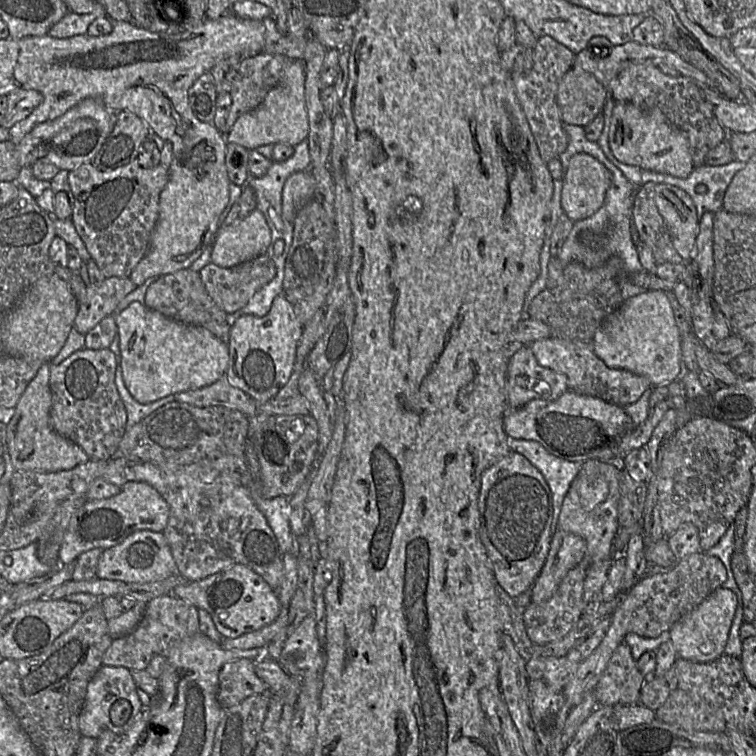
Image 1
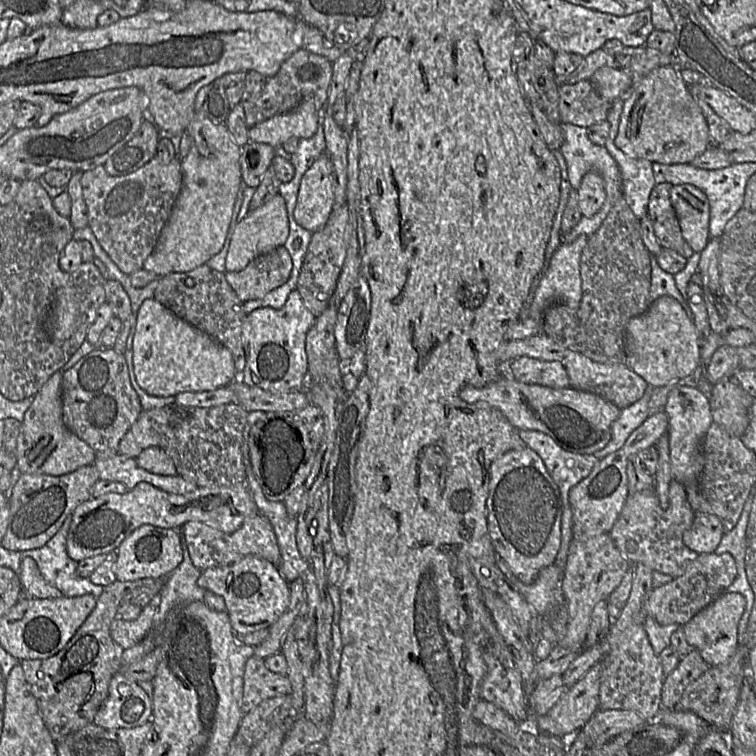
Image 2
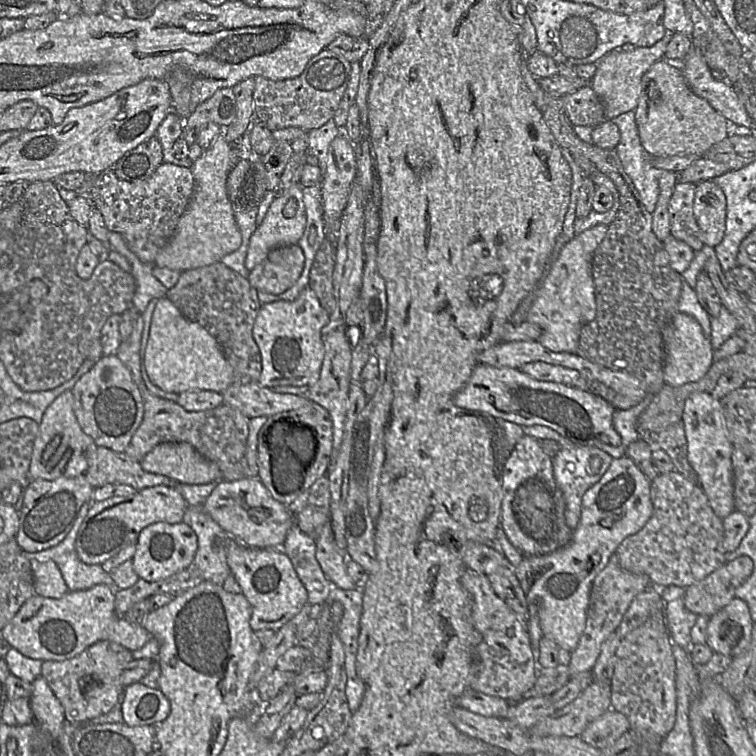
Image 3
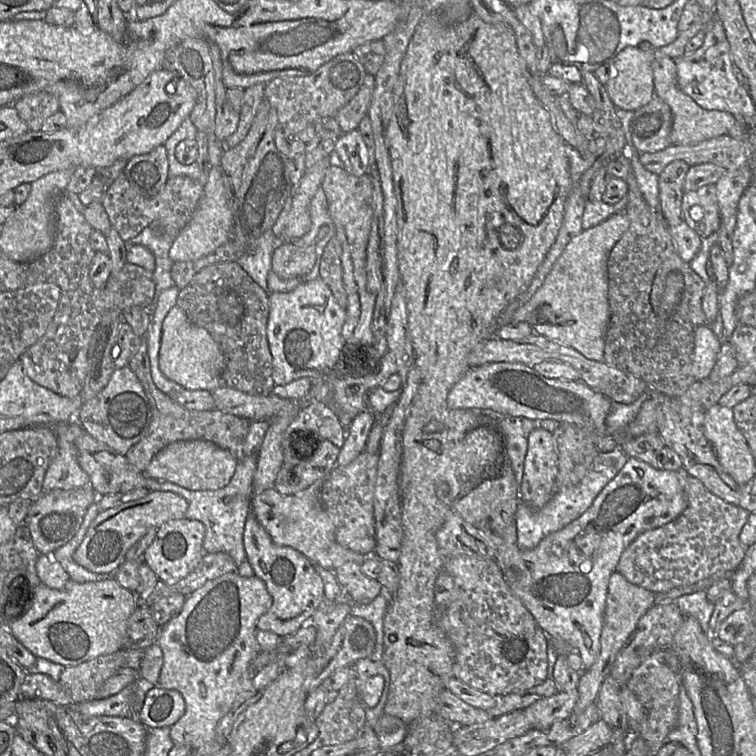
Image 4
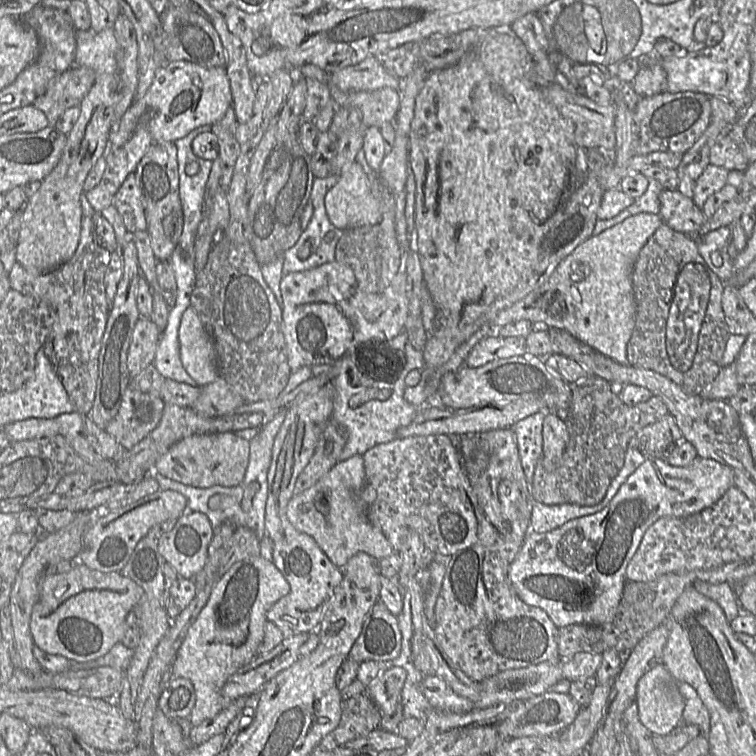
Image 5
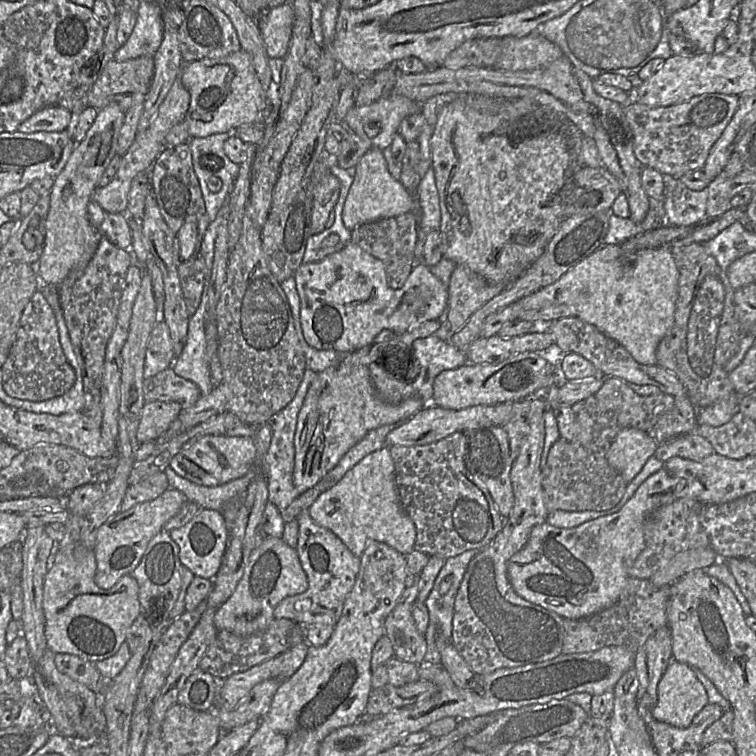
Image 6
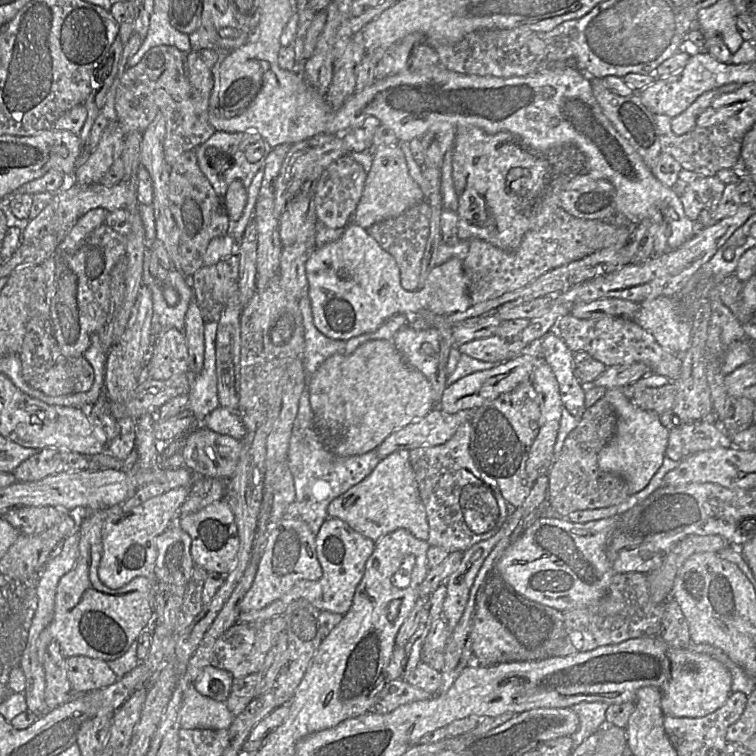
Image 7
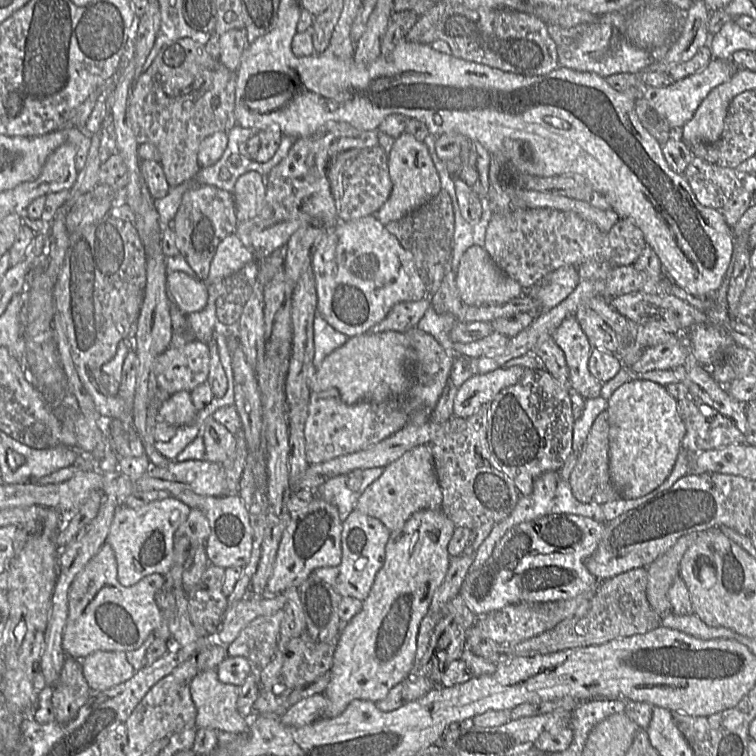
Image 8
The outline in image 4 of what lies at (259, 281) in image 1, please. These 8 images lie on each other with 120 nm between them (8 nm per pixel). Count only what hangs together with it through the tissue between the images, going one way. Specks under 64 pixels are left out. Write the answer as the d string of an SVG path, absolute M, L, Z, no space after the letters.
M285 242L273 251L271 271L281 278L301 277L313 268L315 260L313 247Z

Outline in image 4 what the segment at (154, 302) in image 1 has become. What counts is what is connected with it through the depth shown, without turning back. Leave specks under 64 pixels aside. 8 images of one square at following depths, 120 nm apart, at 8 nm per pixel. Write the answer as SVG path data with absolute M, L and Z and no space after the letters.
M236 261L219 262L200 270L190 283L180 290L177 304L193 323L207 329L219 344L225 358L222 372L225 386L252 395L265 396L272 393L275 386L272 378L273 359L267 339L269 292L256 283Z

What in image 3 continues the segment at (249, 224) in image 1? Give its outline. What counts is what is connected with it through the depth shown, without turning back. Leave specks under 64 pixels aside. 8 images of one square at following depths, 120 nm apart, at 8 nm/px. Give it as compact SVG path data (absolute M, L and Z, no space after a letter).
M300 182L294 183L289 189L283 189L271 202L266 215L258 225L249 240L249 247L245 259L245 266L250 271L261 263L267 255L280 246L297 244L303 236L307 216L303 201L303 186Z

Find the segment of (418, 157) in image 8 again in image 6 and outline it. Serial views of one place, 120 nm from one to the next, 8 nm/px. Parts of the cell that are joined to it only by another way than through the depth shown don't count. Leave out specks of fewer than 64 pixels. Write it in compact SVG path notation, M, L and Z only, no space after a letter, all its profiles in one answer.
M380 147L368 149L354 166L354 172L354 179L345 196L342 194L341 203L342 221L350 230L368 222L416 211L414 193L393 176Z

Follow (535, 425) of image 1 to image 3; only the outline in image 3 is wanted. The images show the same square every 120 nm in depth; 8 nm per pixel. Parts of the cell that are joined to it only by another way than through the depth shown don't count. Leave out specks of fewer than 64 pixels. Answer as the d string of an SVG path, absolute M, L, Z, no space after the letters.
M478 364L468 383L453 396L453 401L458 407L488 414L496 419L506 420L523 427L546 426L578 446L598 448L597 443L617 446L621 442L619 434L613 427L615 408L606 400L574 386L536 380L516 368Z

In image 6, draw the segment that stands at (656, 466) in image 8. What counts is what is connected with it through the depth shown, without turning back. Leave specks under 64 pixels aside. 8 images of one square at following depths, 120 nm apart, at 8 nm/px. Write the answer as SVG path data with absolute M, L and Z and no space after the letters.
M625 428L612 441L607 460L628 484L640 473L648 459L655 455L658 445L649 432Z

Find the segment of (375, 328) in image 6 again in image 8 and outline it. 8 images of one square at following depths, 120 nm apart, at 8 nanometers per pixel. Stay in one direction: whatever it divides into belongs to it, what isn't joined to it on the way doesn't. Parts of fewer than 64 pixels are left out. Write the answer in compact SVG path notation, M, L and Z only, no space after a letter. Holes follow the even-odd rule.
M374 214L350 221L339 222L331 230L325 232L319 238L318 245L312 254L310 269L313 273L316 287L317 313L335 330L347 335L348 337L359 336L368 332L371 327L382 321L391 308L397 303L404 301L418 301L427 295L426 285L417 270L413 254L402 247L398 239L385 228L385 225L380 222ZM473 245L463 253L455 281L461 301L468 306L504 303L523 295L525 291L517 281L507 276L496 266L484 247L479 245Z

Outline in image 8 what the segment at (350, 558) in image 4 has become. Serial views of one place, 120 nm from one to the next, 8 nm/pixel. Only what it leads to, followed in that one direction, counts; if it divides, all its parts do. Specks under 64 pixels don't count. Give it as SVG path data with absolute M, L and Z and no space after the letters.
M422 444L387 465L381 476L361 494L355 510L377 518L392 533L402 528L404 523L416 512L424 509L439 509L442 498L431 449L428 444Z

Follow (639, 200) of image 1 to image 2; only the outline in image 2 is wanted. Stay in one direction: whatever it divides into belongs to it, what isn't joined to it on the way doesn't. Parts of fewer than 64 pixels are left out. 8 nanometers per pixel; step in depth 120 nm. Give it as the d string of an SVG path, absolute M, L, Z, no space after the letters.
M657 183L651 191L647 215L663 249L672 249L689 259L695 253L682 236L679 221L670 199L673 185Z

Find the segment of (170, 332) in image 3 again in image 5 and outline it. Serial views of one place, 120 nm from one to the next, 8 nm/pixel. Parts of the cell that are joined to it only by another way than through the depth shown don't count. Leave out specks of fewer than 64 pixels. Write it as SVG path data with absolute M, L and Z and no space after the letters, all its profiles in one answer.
M193 307L181 317L178 338L181 362L195 385L203 387L215 381L220 376L216 343Z

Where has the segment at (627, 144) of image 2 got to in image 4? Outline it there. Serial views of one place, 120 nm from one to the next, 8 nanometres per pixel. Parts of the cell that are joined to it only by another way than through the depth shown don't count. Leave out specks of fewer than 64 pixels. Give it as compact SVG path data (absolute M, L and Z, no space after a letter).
M658 56L653 63L655 97L663 100L672 112L671 145L692 145L721 135L729 135L736 124L736 117L725 111L702 108L677 84L677 64L669 56Z

